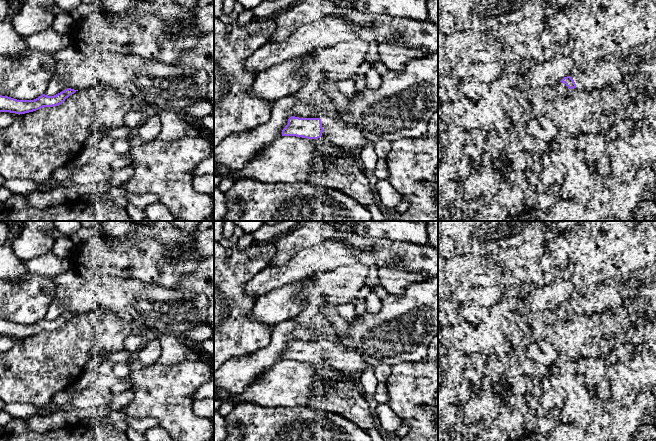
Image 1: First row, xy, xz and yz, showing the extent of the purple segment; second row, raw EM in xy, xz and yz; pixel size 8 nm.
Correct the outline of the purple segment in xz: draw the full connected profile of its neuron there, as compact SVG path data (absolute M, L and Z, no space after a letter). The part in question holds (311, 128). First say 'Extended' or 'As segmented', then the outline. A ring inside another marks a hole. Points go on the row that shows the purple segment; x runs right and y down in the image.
Extended. M322 115L320 118L299 118L292 116L282 130L282 136L296 136L307 139L318 139L321 136L329 139L334 145L358 152L368 141L354 127Z

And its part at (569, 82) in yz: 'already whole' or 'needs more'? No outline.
needs more

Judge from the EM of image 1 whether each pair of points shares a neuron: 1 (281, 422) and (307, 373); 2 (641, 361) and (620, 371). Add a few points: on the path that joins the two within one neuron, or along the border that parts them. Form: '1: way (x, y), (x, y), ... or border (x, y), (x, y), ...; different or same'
1: border (306, 405), (265, 407); different
2: border (627, 364), (634, 368), (645, 368); different

